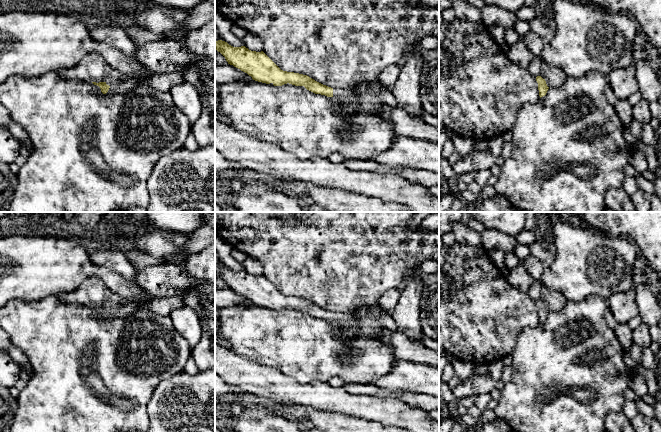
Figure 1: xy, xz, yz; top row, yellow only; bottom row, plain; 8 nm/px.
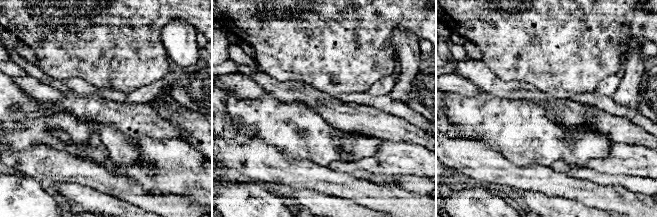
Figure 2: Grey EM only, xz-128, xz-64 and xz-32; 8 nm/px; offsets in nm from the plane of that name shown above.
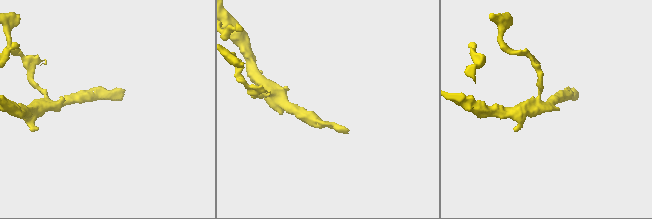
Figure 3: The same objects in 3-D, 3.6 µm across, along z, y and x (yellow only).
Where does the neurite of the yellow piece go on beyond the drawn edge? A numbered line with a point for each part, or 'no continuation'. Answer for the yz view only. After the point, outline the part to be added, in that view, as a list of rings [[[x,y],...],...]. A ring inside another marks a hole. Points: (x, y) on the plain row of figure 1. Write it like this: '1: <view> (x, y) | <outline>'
1: yz (554, 300) | [[[543,286],[541,289],[540,299],[549,312],[561,310],[567,303],[567,299],[559,291],[549,289]]]

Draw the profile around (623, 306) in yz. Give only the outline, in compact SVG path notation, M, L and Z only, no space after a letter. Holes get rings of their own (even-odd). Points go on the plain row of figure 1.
M634 287L625 292L612 294L607 302L614 319L619 324L627 324L632 318L638 316Z

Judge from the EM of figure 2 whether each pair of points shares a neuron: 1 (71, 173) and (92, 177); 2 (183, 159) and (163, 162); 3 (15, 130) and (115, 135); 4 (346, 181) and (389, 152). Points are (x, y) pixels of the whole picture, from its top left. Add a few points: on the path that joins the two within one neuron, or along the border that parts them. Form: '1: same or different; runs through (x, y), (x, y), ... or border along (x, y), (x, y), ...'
1: same; runs through (76, 173), (87, 173)
2: same; runs through (178, 159), (168, 159)
3: same; runs through (40, 130), (47, 124), (90, 129)
4: different; border along (327, 166), (349, 174)

